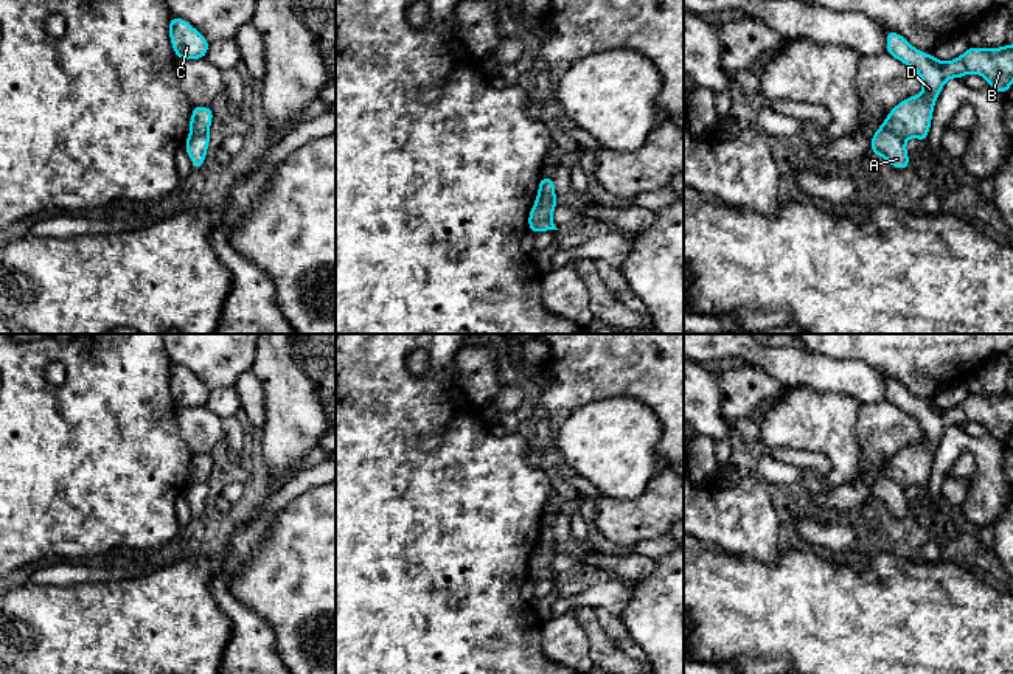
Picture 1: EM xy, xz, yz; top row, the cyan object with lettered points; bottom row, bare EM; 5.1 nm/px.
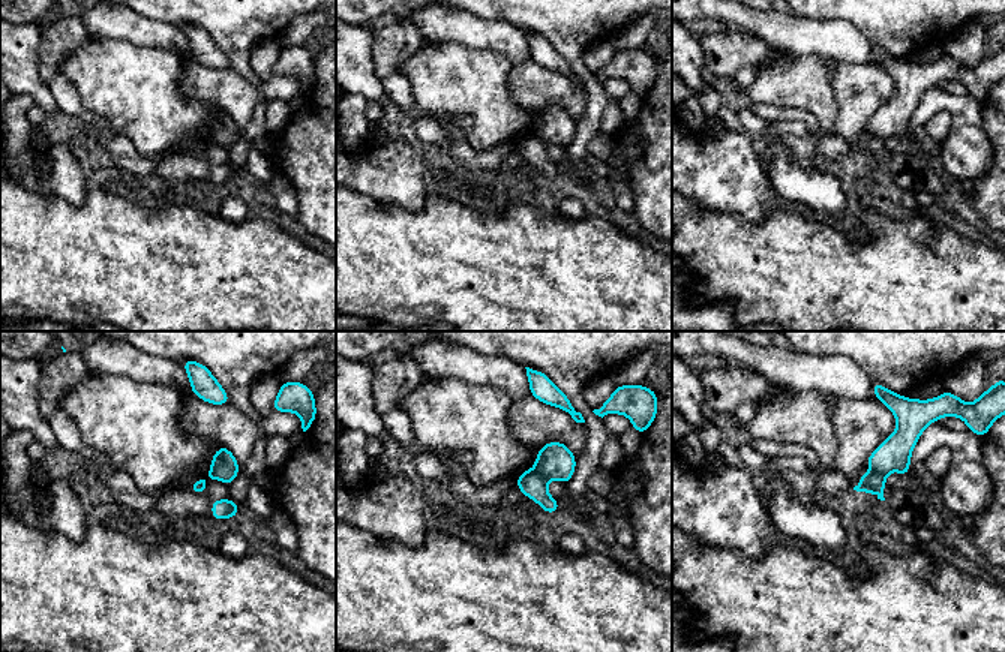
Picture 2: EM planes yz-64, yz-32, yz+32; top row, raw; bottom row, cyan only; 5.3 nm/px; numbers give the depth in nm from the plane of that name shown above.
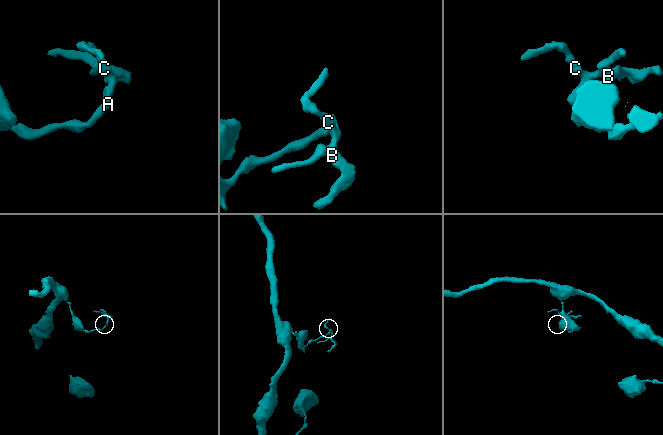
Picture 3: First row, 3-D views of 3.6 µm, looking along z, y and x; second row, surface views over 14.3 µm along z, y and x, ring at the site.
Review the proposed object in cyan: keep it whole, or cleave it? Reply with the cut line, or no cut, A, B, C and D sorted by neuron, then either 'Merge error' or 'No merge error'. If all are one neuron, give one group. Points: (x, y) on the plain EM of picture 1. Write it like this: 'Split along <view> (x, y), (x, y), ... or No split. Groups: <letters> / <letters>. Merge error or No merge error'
Split along yz (883, 472), (905, 488). Groups: A / B C D. Merge error

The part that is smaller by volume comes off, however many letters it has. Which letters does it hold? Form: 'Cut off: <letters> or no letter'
Cut off: B, C, D

